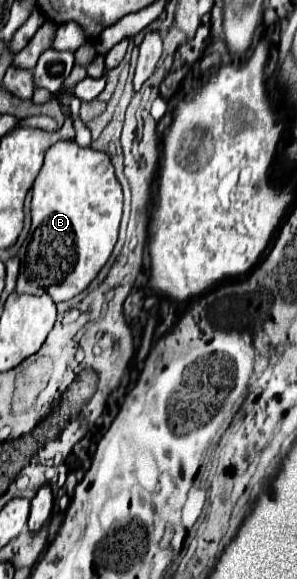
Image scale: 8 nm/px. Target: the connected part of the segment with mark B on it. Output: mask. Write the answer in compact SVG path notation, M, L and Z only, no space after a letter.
M72 139L54 143L48 149L44 165L32 187L32 229L28 243L22 243L18 253L20 275L16 289L20 293L34 293L34 295L42 295L40 291L50 293L54 303L68 301L78 293L82 293L112 255L112 249L118 241L122 205L124 205L122 187L114 175L114 167L108 155L92 147L80 147Z

